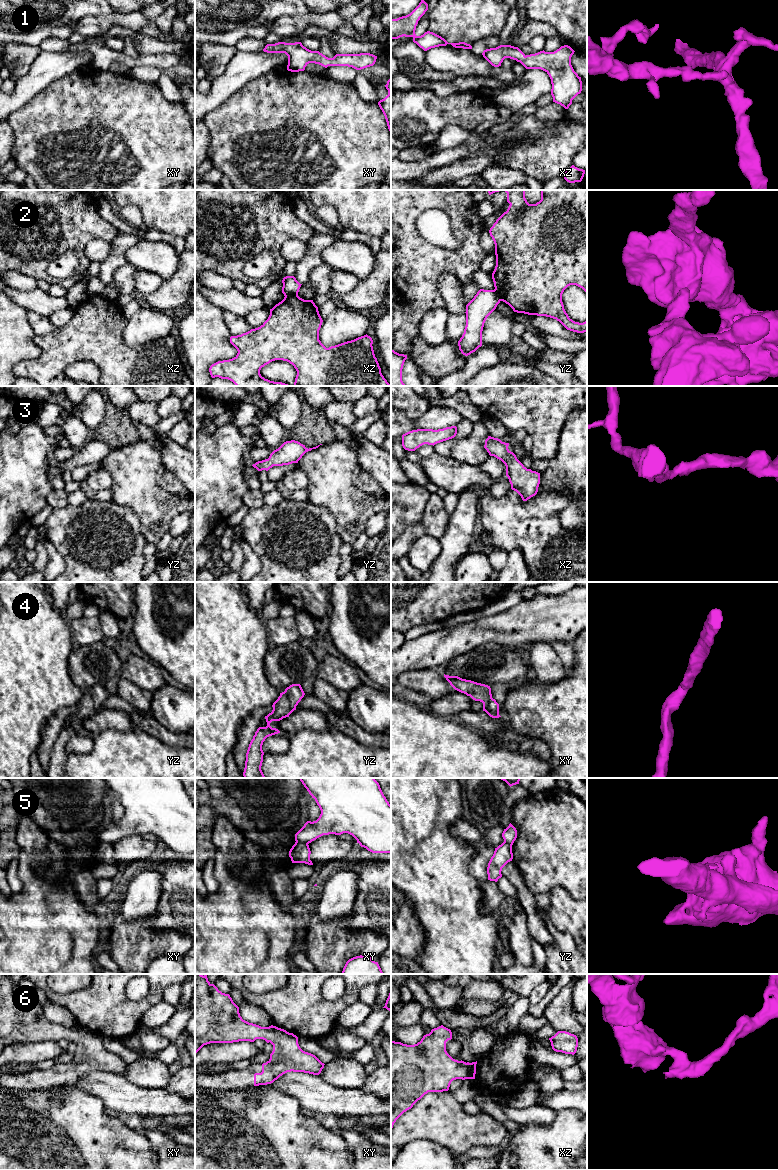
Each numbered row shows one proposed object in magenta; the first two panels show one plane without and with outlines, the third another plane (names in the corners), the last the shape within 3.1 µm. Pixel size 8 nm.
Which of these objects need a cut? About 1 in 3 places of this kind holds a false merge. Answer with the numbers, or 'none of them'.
2, 5

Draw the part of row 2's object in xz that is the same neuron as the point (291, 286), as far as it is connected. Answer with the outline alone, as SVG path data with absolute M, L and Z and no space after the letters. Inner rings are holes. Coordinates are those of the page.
M294 276L284 277L282 283L282 293L284 296L298 295L299 289L302 285L296 280Z

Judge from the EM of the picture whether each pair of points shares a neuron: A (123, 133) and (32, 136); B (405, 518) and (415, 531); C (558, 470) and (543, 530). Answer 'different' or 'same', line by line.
A: same
B: different
C: different

